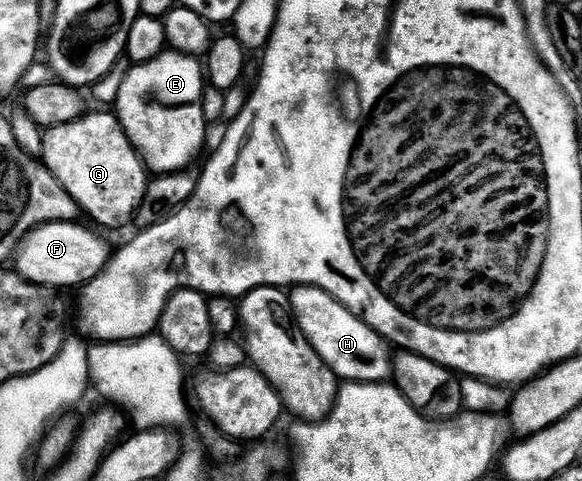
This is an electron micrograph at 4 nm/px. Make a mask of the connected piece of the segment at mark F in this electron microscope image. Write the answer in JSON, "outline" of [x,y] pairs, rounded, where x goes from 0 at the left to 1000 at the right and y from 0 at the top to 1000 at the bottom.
{"outline":[[[95,459],[89,468],[57,476],[27,520],[27,565],[57,593],[88,597],[141,597],[165,572],[172,572],[192,532],[191,520],[182,520],[180,505],[160,484],[160,474],[146,476],[134,466]]]}

